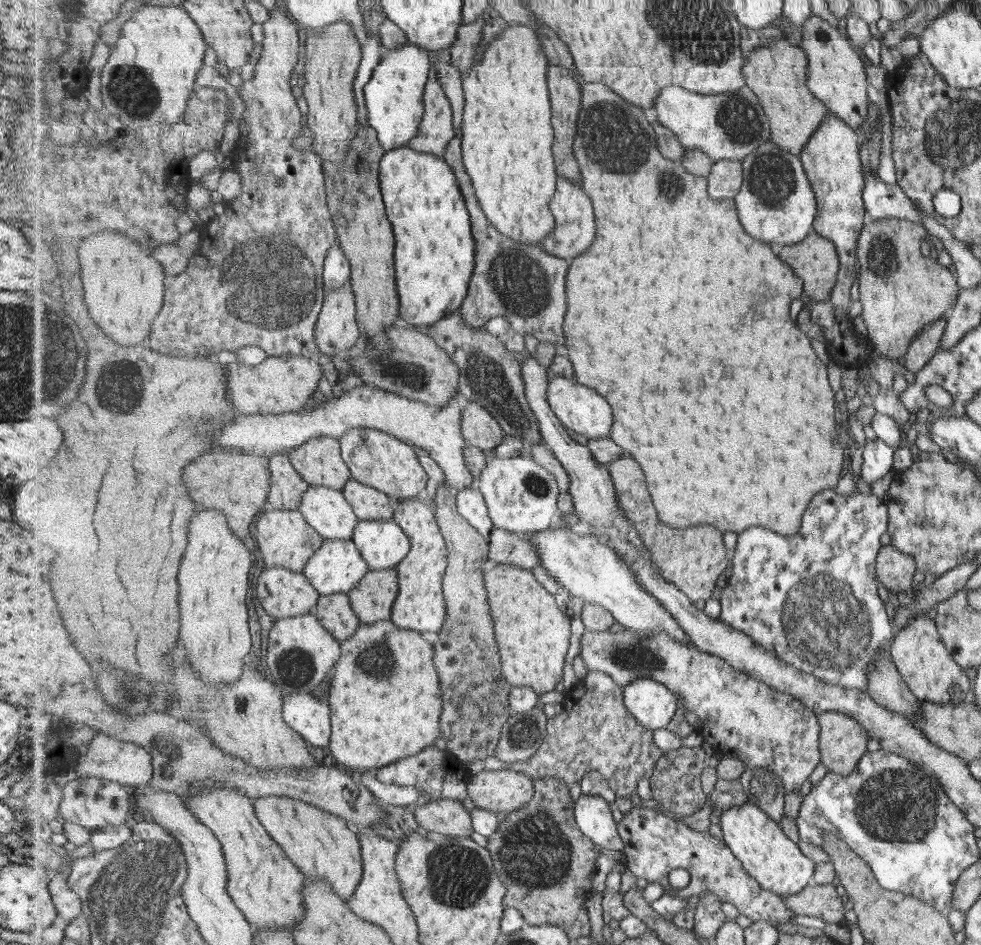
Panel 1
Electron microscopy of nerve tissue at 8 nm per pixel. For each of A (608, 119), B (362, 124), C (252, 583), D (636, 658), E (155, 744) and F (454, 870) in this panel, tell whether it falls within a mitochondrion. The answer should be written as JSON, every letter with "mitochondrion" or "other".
{"A":"mitochondrion","B":"other","C":"other","D":"mitochondrion","E":"other","F":"mitochondrion"}

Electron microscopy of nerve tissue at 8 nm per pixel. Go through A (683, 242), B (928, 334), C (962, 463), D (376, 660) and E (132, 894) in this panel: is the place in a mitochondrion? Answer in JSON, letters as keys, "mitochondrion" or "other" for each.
{"A":"other","B":"mitochondrion","C":"other","D":"mitochondrion","E":"mitochondrion"}

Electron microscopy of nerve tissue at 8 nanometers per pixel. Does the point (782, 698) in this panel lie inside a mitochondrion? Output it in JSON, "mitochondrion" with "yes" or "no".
{"mitochondrion":"no"}

